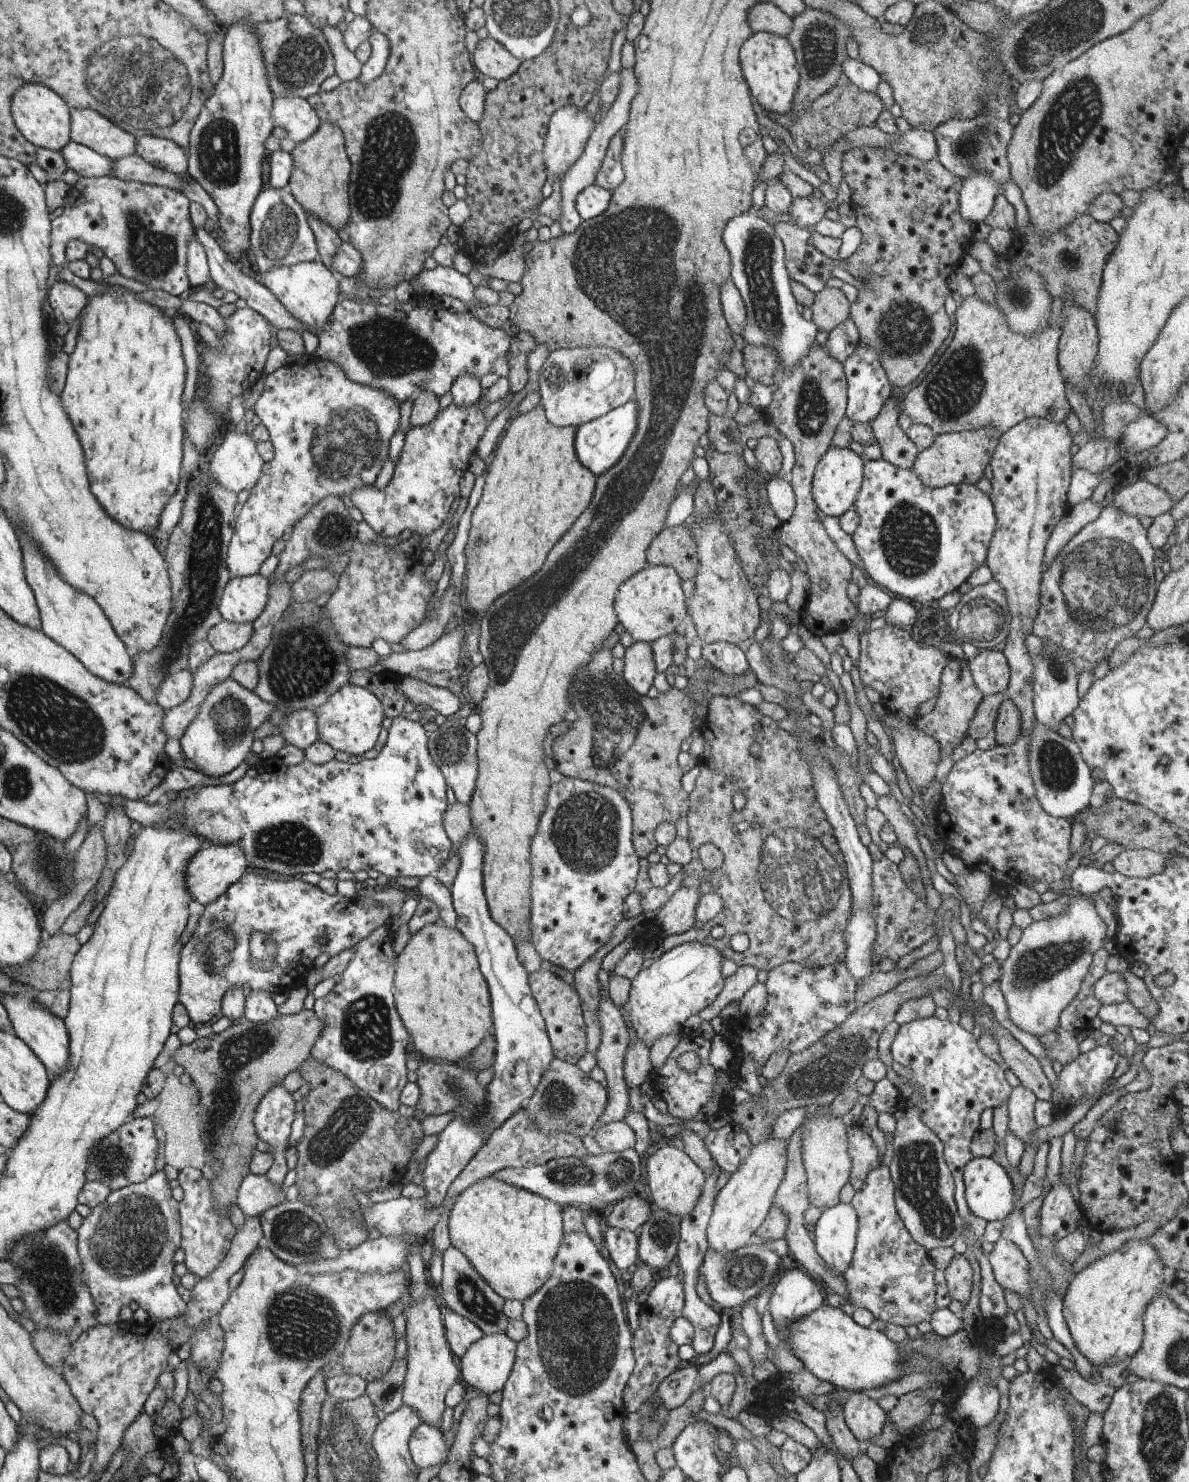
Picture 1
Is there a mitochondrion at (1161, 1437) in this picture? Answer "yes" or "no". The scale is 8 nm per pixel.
yes

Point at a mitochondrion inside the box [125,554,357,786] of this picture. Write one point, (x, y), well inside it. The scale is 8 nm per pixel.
(304, 660)

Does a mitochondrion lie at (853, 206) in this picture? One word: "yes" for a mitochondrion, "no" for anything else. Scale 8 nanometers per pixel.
no

